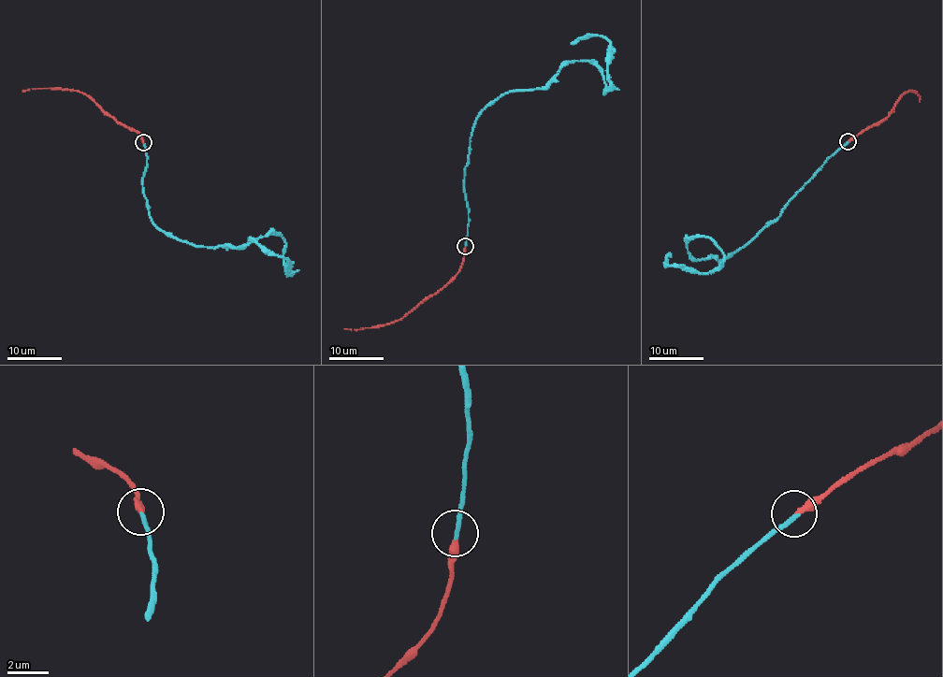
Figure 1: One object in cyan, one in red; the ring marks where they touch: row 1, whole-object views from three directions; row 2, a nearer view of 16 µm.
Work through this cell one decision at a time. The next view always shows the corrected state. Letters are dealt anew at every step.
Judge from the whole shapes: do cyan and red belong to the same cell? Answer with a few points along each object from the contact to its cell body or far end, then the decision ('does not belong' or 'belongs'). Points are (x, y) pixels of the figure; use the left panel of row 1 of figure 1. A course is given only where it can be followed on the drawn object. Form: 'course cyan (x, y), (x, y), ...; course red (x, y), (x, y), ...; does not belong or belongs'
course cyan (143, 143), (142, 192), (151, 220), (204, 247), (240, 248), (281, 235), (287, 275), (287, 260), (248, 237); course red (143, 143), (142, 137), (115, 120), (81, 93), (55, 88), (22, 92); belongs

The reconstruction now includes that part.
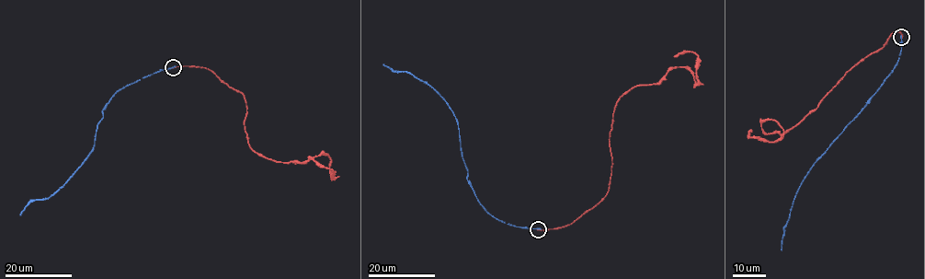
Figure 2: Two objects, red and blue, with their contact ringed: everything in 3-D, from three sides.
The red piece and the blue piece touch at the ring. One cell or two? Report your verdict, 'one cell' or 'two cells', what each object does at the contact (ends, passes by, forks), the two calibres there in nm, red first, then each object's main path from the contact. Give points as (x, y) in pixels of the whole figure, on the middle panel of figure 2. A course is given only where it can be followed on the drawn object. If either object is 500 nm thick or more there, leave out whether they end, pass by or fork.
two cells; red ends there; blue ends there; 190 nm thick on the red side, 240 nm on the other; red runs (539, 229), (572, 224), (606, 194), (609, 133), (622, 94), (677, 66), (697, 84), (697, 56), (674, 56); blue runs (539, 229), (504, 223), (492, 216), (467, 180), (458, 121), (449, 105), (423, 81), (383, 64)

